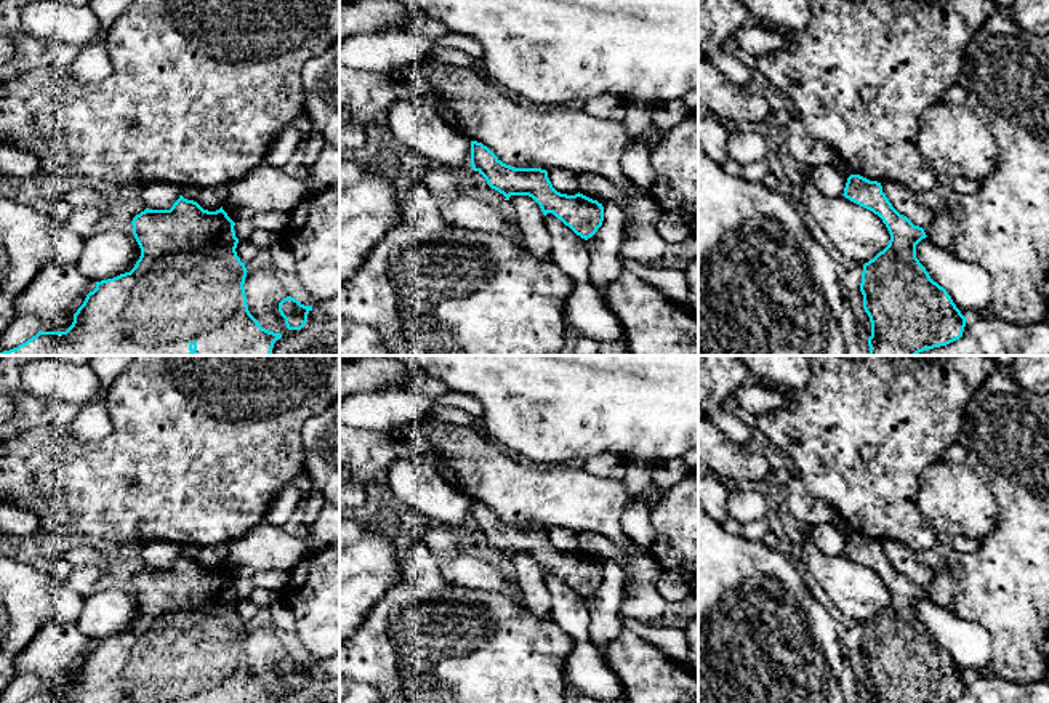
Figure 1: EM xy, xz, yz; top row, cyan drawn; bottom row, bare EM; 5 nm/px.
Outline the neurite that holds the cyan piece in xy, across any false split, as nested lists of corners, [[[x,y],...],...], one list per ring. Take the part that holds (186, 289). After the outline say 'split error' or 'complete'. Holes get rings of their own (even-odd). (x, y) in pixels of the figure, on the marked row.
[[[183,195],[170,210],[146,208],[131,221],[141,256],[130,272],[96,282],[66,331],[38,331],[0,356],[271,356],[280,333],[269,331],[250,314],[245,295],[245,263],[237,256],[234,226],[223,207],[203,210]]] | complete

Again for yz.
[[[850,175],[842,195],[878,215],[890,234],[889,245],[865,263],[862,272],[863,309],[871,322],[870,356],[918,356],[959,339],[967,319],[916,258],[916,245],[927,237],[924,229],[892,207],[878,181]]] | complete

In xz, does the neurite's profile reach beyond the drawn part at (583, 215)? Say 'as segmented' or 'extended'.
as segmented

